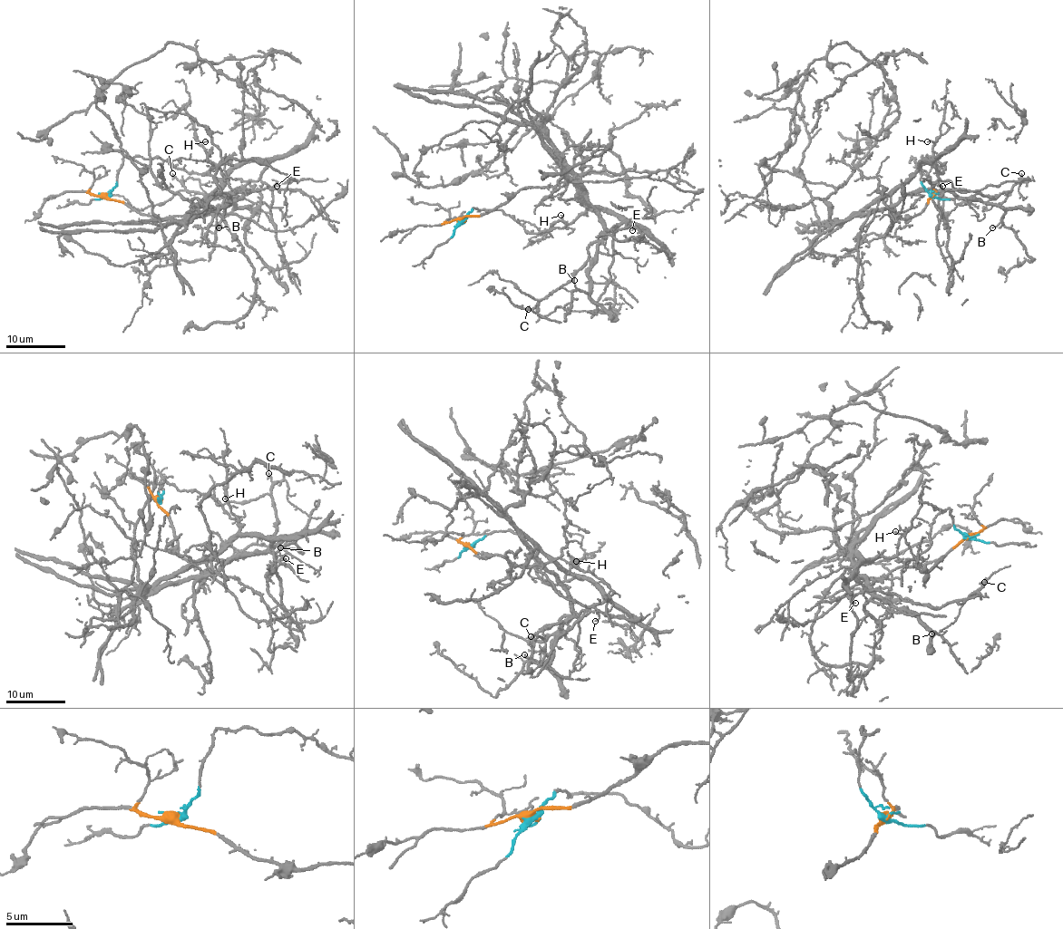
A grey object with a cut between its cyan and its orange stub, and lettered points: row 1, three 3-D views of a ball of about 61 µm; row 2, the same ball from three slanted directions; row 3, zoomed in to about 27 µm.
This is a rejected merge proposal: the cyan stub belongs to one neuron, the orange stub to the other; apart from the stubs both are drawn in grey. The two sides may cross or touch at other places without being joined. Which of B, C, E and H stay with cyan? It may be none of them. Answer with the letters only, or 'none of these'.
C, E, H

